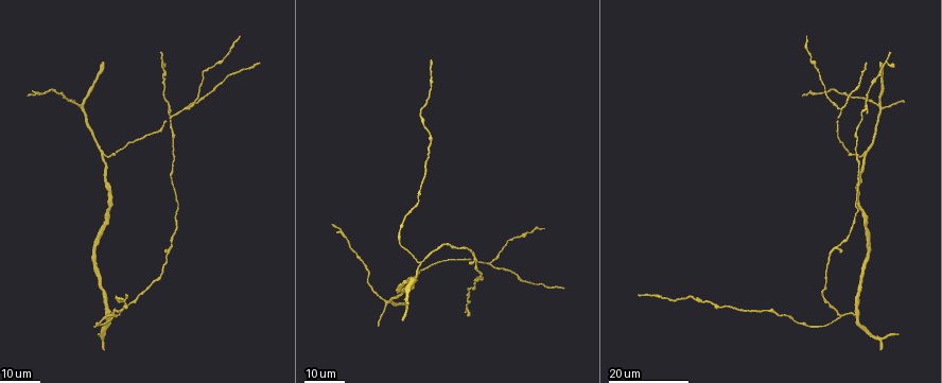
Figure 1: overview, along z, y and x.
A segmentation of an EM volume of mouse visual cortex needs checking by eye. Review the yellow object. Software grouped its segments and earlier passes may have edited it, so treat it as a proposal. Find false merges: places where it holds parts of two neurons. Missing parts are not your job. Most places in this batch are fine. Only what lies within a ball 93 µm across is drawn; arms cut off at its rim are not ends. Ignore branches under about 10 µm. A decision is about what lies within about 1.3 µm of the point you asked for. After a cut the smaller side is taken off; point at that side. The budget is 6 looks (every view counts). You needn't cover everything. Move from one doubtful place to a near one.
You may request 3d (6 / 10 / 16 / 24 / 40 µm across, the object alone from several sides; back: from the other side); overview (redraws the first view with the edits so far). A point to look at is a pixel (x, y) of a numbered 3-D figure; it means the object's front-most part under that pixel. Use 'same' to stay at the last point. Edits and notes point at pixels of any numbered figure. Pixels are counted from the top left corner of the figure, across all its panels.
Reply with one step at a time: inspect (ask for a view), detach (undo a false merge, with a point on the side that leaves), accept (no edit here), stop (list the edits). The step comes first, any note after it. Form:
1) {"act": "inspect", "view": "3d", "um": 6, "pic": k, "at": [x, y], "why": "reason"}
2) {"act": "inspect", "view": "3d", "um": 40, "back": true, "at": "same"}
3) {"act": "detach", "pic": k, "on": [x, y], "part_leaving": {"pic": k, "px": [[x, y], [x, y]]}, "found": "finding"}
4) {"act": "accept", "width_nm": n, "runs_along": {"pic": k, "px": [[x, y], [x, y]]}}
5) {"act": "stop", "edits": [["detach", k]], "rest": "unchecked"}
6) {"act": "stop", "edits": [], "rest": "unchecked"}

{"act": "inspect", "view": "3d", "um": 16, "pic": 1, "at": [877, 104], "why": "three arms meet"}

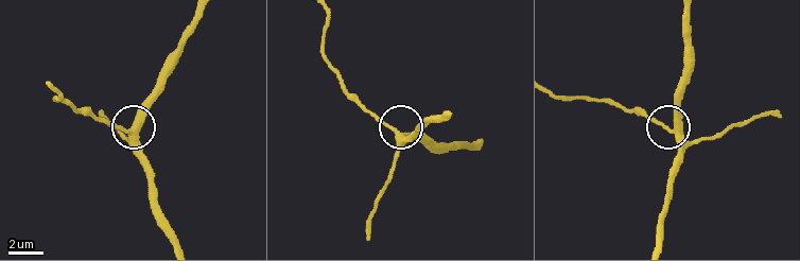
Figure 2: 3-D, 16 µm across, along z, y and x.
{"act": "inspect", "view": "3d", "um": 6, "pic": 2, "at": [130, 131], "why": "zoom in"}

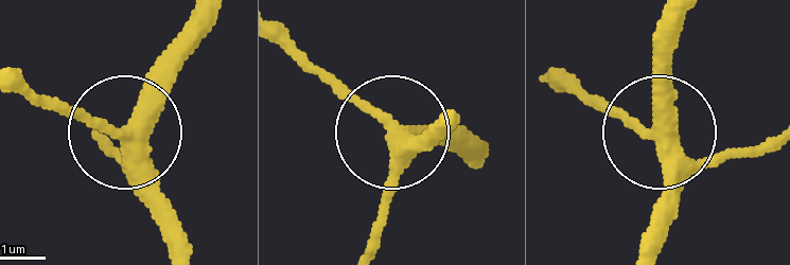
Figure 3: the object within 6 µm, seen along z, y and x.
{"act": "accept", "arms": 3, "runs_along": {"pic": 3, "px": [[645, 243], [668, 174], [656, 41]]}, "found": "all the same neuron"}

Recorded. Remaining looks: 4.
{"act": "inspect", "view": "3d", "um": 16, "pic": 1, "at": [840, 108]}

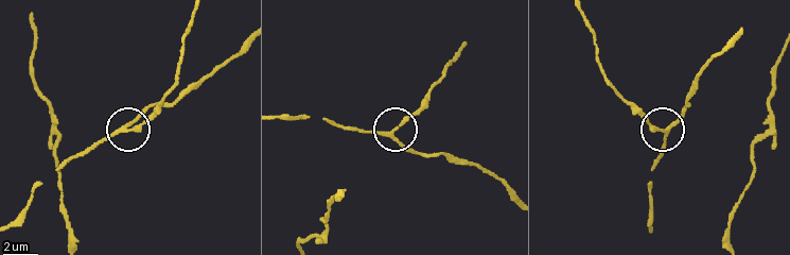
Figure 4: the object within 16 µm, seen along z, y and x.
{"act": "inspect", "view": "3d", "um": 6, "pic": 4, "at": [391, 136], "why": "zoom in"}

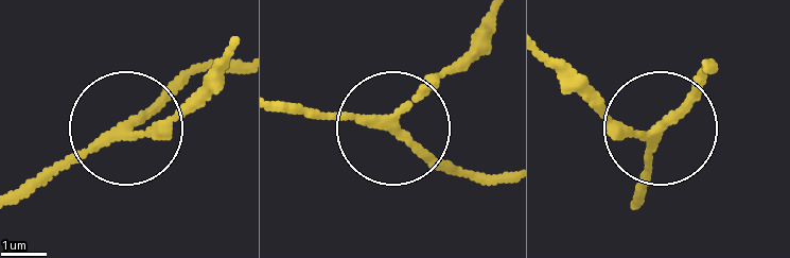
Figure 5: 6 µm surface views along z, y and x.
{"act": "accept", "runs_along": {"pic": 5, "px": [[280, 102], [383, 117], [470, 177]]}, "found": "all the same neuron"}

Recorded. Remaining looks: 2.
{"act": "inspect", "view": "3d", "um": 16, "pic": 1, "at": [864, 153], "why": "side arm on a straight run"}

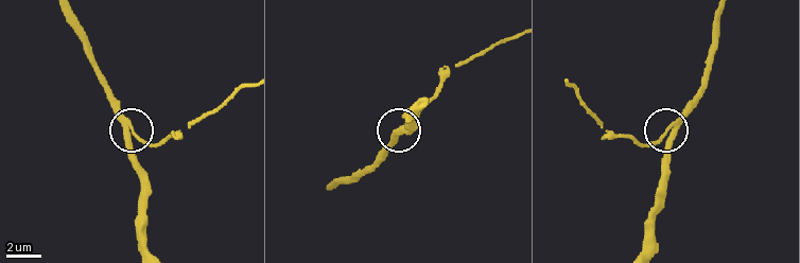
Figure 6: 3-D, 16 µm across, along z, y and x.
{"act": "inspect", "view": "3d", "um": 10, "pic": 6, "at": [138, 139], "why": "zoom in"}

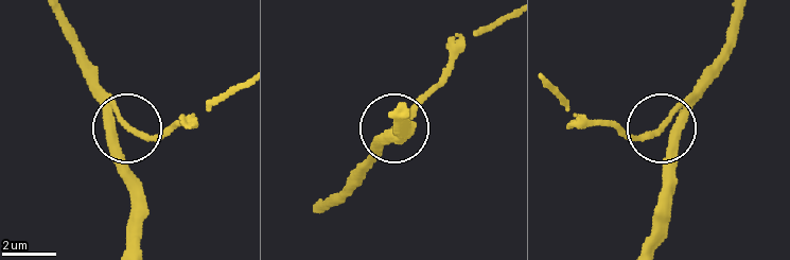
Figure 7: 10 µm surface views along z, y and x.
{"act": "accept", "width_nm": 170, "runs_along": {"pic": 7, "px": [[647, 239], [665, 177], [669, 136], [663, 127], [697, 90]]}, "found": "continuous, no second neuron"}

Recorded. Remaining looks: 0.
{"act": "stop", "edits": [], "rest": "unchecked"}

